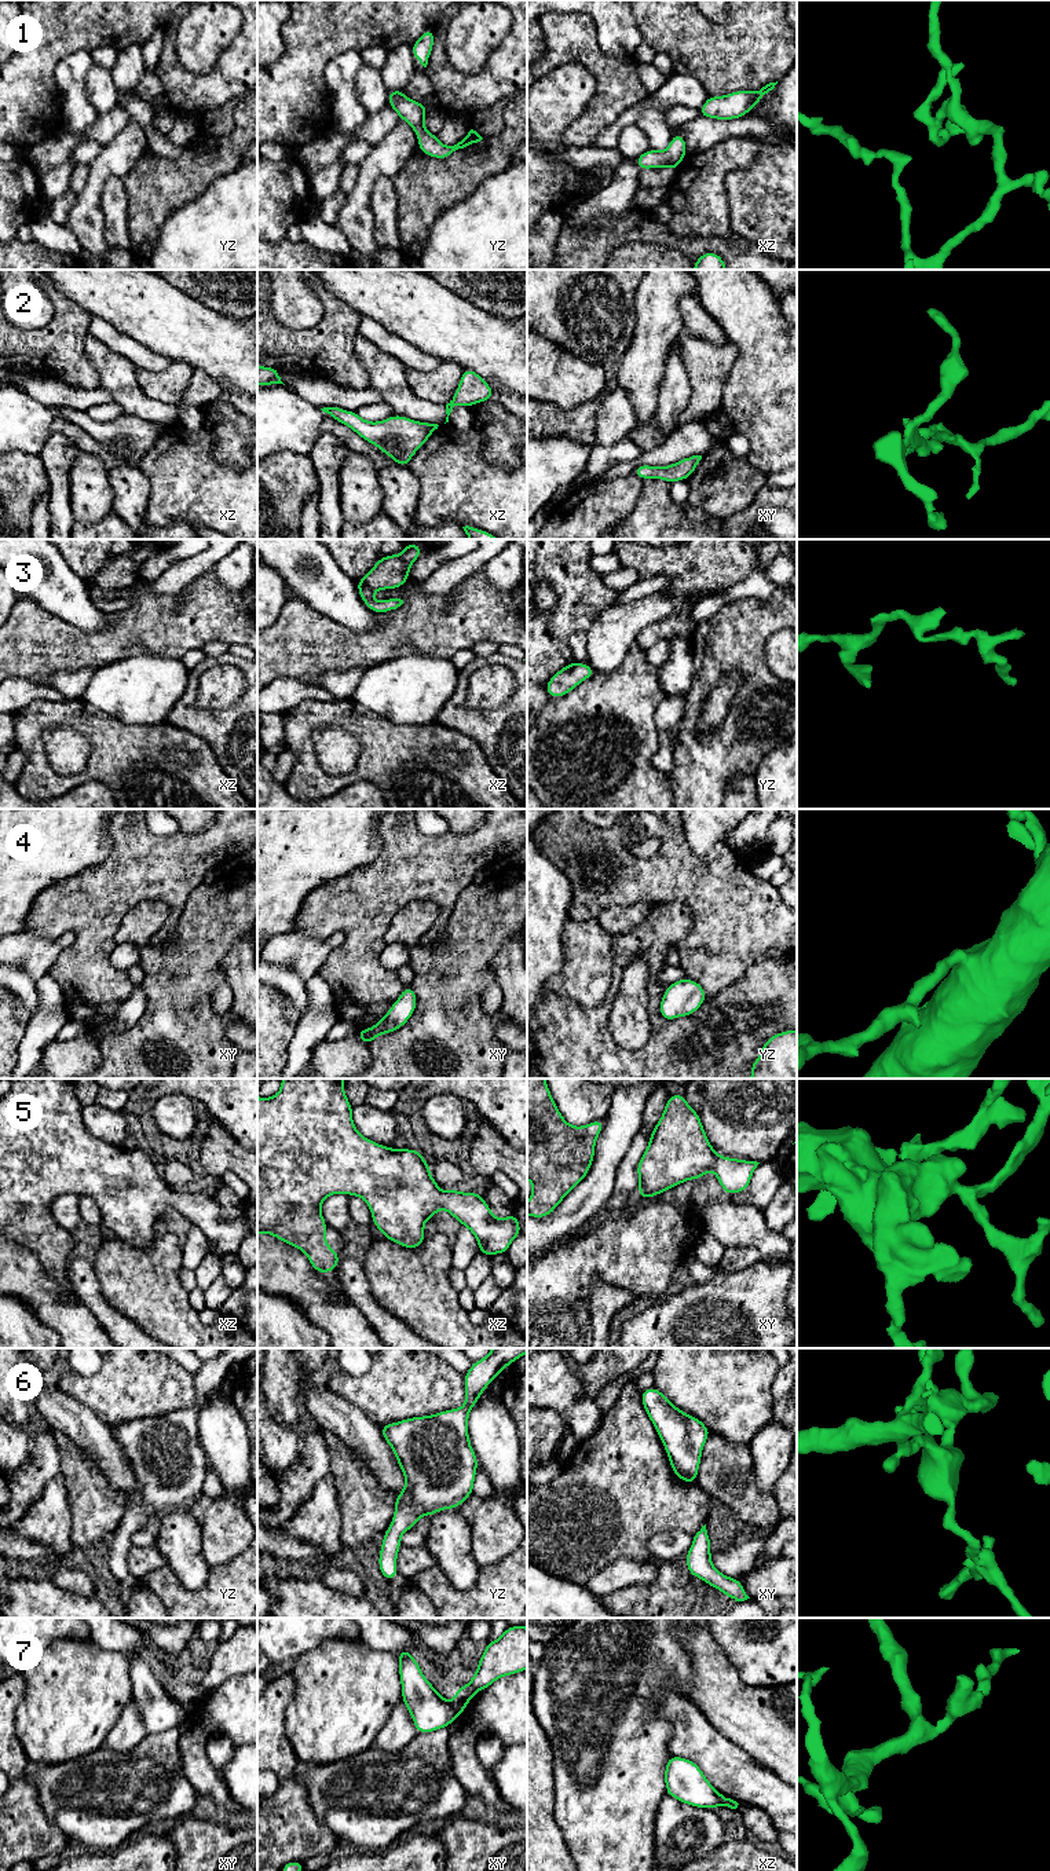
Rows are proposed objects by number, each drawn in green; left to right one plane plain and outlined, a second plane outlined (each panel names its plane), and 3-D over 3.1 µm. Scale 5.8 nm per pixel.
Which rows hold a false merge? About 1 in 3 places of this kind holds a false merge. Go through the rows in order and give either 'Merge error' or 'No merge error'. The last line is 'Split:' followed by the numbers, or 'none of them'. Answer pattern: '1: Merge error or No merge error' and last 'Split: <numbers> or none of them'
1: No merge error
2: No merge error
3: No merge error
4: No merge error
5: No merge error
6: No merge error
7: Merge error
Split: 7

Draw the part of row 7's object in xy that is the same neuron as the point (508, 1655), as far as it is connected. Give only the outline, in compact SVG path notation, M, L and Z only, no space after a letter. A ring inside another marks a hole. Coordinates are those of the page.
M508 1626L504 1634L494 1641L487 1641L486 1651L479 1659L479 1666L465 1687L457 1687L454 1709L462 1714L473 1695L504 1676L527 1669L527 1627Z

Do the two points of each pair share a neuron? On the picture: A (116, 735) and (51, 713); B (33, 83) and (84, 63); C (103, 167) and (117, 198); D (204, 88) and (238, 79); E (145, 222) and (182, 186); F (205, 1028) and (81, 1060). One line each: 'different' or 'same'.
A: same
B: different
C: different
D: same
E: same
F: different

